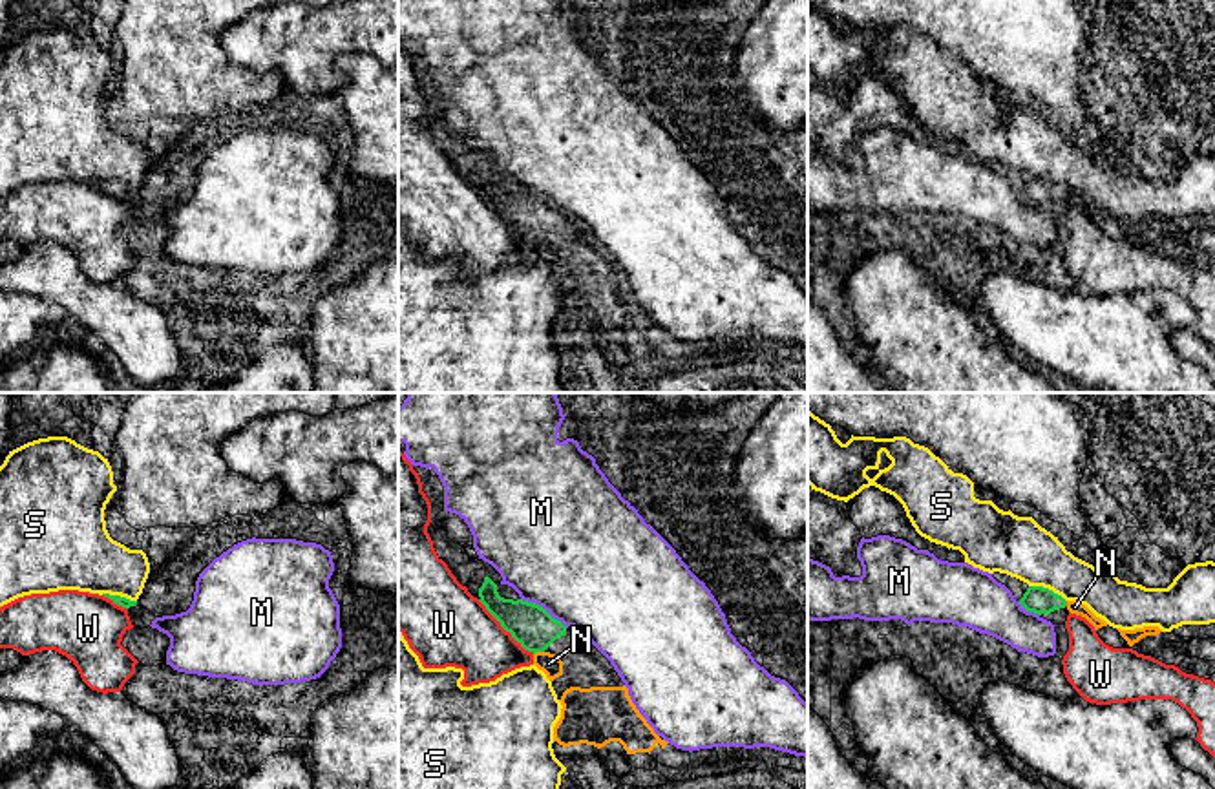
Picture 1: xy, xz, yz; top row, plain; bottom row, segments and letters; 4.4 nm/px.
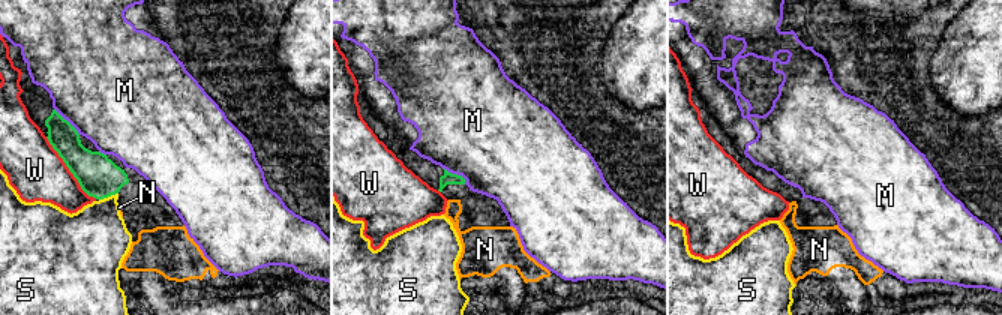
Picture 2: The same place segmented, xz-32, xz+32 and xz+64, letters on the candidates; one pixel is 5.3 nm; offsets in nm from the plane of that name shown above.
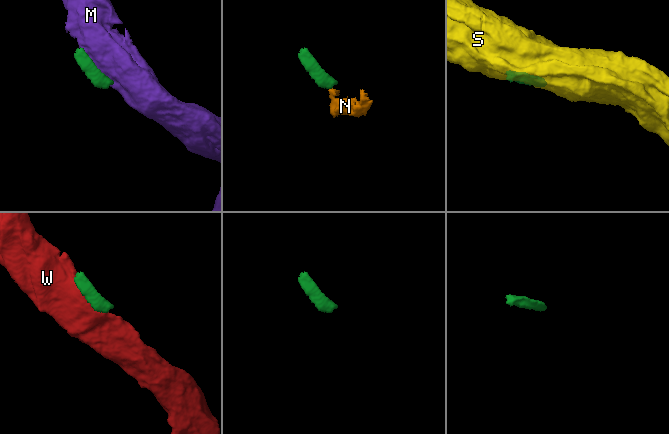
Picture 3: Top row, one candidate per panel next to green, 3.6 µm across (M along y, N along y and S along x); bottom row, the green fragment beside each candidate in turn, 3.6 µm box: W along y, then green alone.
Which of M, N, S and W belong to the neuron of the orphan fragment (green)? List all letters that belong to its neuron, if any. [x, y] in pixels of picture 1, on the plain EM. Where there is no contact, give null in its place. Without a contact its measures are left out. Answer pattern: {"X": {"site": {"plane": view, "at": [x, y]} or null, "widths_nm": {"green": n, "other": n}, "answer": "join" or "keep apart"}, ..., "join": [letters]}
{"M": {"site": {"plane": "xz", "at": [543, 199]}, "widths_nm": {"green": 190, "other": 500}, "answer": "keep apart"}, "N": {"site": {"plane": "xz", "at": [538, 241]}, "widths_nm": {"green": 190, "other": 90}, "answer": "join"}, "S": {"site": {"plane": "yz", "at": [1047, 179]}, "widths_nm": {"green": 120, "other": 260}, "answer": "keep apart"}, "W": {"site": {"plane": "xz", "at": [505, 220]}, "widths_nm": {"green": 190, "other": 360}, "answer": "keep apart"}, "join": ["N"]}

